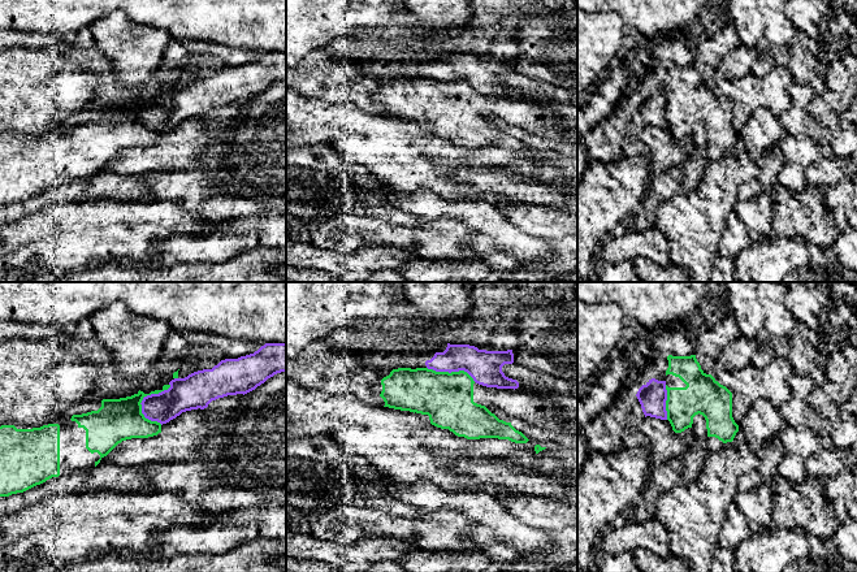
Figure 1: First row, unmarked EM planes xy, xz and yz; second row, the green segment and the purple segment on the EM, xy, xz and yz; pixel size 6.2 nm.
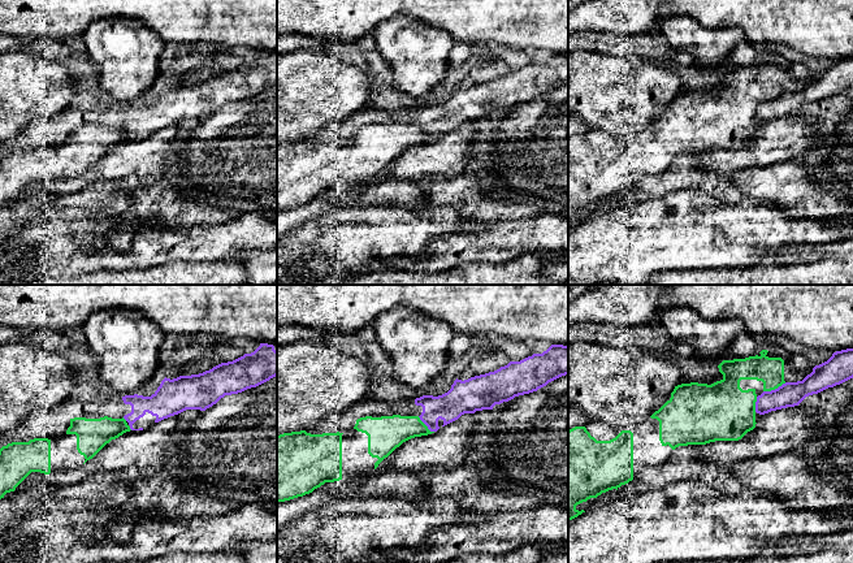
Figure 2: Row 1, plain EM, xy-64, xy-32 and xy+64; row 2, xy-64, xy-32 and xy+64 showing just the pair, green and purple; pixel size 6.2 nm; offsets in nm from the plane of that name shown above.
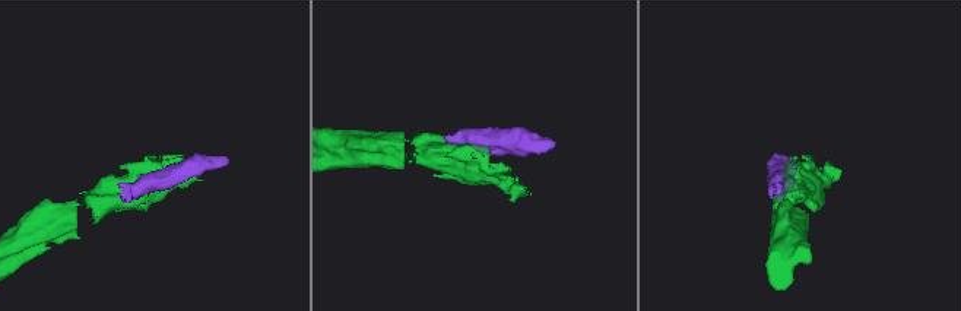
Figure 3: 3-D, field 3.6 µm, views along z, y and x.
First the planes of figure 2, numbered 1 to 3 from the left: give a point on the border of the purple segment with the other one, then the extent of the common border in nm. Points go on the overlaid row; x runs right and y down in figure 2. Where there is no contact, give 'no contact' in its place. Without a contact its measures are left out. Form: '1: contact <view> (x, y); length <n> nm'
1: contact xy-64 (124, 419); length 40 nm
2: contact xy-32 (425, 425); length 140 nm
3: contact xy+64 (774, 389); length 160 nm

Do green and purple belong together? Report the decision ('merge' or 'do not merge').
do not merge

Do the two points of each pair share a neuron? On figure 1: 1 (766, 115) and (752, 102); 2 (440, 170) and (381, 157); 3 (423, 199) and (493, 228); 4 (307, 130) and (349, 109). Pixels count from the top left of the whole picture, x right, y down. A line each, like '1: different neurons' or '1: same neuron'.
1: different neurons
2: same neuron
3: same neuron
4: same neuron

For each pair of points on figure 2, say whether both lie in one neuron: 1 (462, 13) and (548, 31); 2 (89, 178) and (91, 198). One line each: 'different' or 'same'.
1: same
2: different

